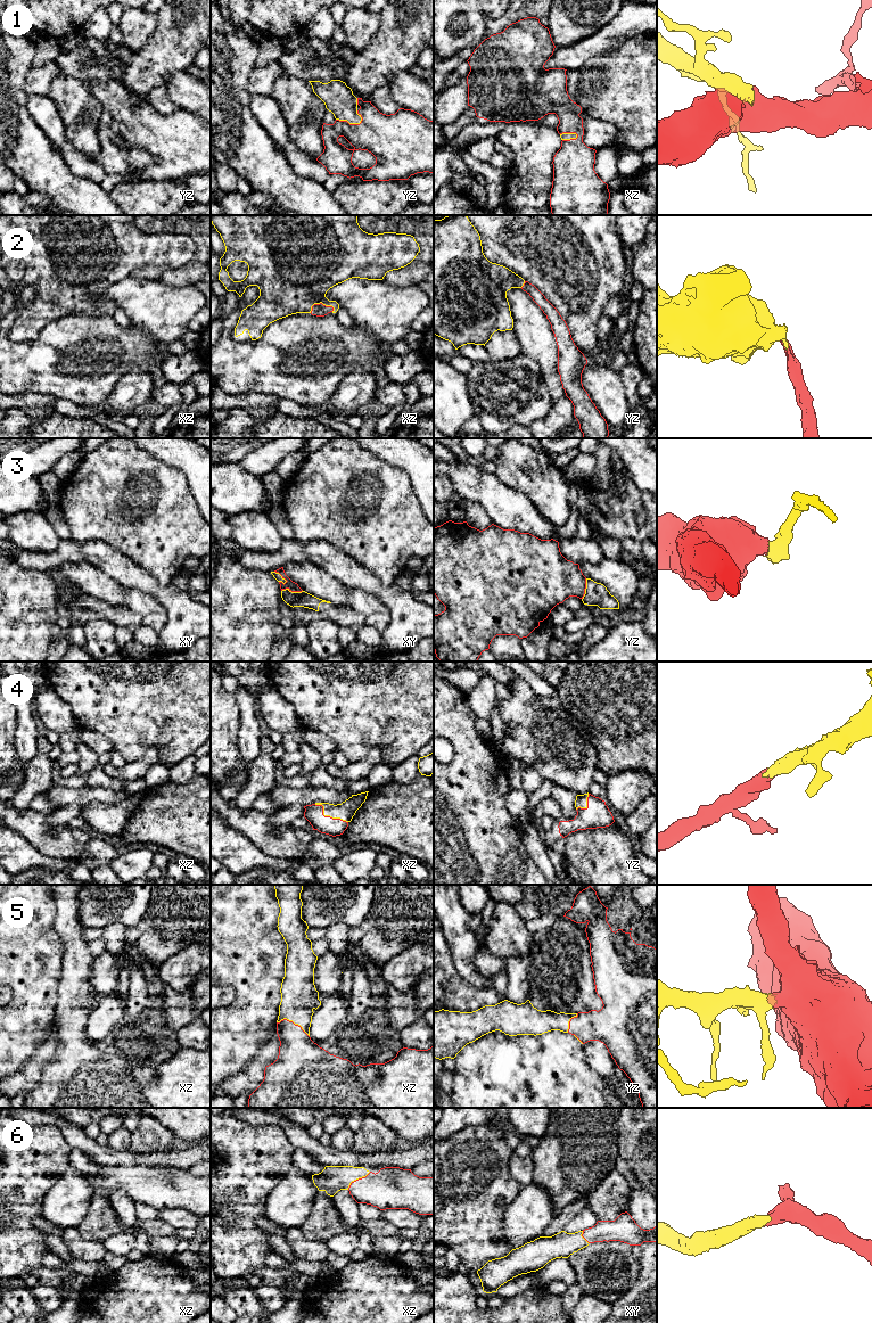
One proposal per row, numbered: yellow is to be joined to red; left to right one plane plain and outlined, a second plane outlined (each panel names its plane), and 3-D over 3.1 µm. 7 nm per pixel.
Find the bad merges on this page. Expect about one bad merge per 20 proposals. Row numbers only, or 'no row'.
3

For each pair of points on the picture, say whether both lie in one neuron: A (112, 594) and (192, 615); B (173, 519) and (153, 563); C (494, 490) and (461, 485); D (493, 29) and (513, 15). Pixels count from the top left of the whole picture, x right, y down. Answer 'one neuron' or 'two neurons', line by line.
A: two neurons
B: one neuron
C: one neuron
D: one neuron

